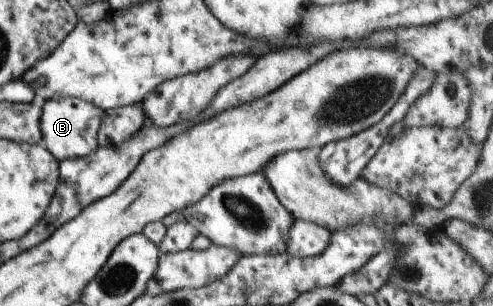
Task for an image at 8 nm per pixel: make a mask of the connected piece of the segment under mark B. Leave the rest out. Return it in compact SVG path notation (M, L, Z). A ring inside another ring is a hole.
M62 97L45 101L42 107L42 145L44 145L58 161L88 157L98 149L97 133L102 125L106 111L80 98Z

